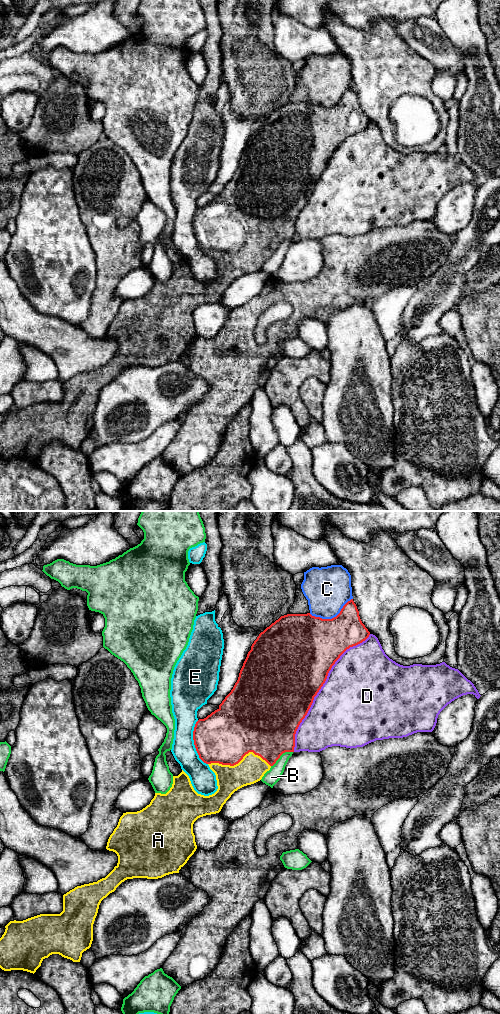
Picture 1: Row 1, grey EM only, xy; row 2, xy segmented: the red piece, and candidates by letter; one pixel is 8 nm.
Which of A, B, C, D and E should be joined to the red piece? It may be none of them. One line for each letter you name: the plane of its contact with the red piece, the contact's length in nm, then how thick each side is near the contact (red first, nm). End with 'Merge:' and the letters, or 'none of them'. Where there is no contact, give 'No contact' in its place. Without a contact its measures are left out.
A: Touches red in xy. Shared border 500 nm. Thickness 440 nm (red) against 220 nm
Merge: A

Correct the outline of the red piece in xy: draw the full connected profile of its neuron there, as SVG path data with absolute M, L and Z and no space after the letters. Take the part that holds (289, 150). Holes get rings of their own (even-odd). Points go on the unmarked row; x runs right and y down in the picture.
M353 87L348 89L340 101L332 107L322 107L320 105L312 104L310 101L307 102L287 102L281 104L278 108L272 111L267 115L263 120L259 122L257 127L251 134L251 138L248 140L247 145L243 151L243 154L240 158L239 165L235 171L231 180L225 185L222 191L219 193L219 196L212 200L204 207L199 207L194 215L193 219L193 228L196 239L199 243L199 246L206 252L209 253L210 257L215 261L217 268L217 279L209 284L204 284L198 282L190 269L189 264L182 258L178 264L173 264L173 272L170 278L166 282L155 281L154 286L151 288L150 292L147 293L140 299L137 300L126 300L120 305L117 315L114 317L113 321L110 323L106 337L113 339L118 344L118 351L114 357L105 365L97 370L84 372L77 374L74 377L70 378L63 383L63 399L60 402L40 402L31 406L28 406L23 409L10 409L5 414L5 420L0 426L0 456L4 459L11 458L23 458L30 461L35 461L36 458L41 454L42 449L45 446L48 446L52 442L59 442L64 446L70 447L73 450L80 450L82 441L91 435L93 429L93 412L98 401L99 393L101 389L106 386L110 381L114 380L116 376L125 368L133 366L147 366L147 367L158 367L166 363L179 361L179 358L187 351L189 346L194 342L197 337L195 330L195 323L193 321L193 312L194 310L203 304L219 301L226 291L226 289L231 285L231 283L238 277L254 272L262 267L264 262L270 258L270 256L276 251L280 244L285 240L294 240L295 235L295 222L296 219L302 210L302 208L307 203L314 185L317 183L323 172L325 171L328 161L331 158L335 150L340 146L340 144L350 135L356 134L363 129L365 129L370 123L370 120L362 111L359 99Z

